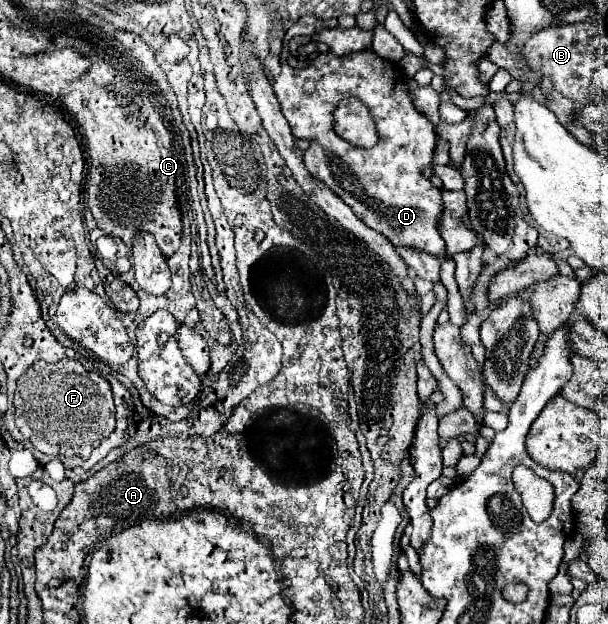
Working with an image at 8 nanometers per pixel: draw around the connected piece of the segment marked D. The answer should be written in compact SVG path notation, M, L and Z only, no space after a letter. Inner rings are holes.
M371 50L347 56L327 52L301 70L283 62L273 92L293 136L311 142L305 150L305 166L317 180L325 182L365 224L387 236L395 248L413 246L433 256L445 256L445 240L437 230L437 216L443 210L441 190L421 174L421 168L433 160L437 136L431 122L415 110L403 74L393 68L395 64ZM345 96L357 96L369 106L379 136L374 148L355 148L333 132L333 108Z

